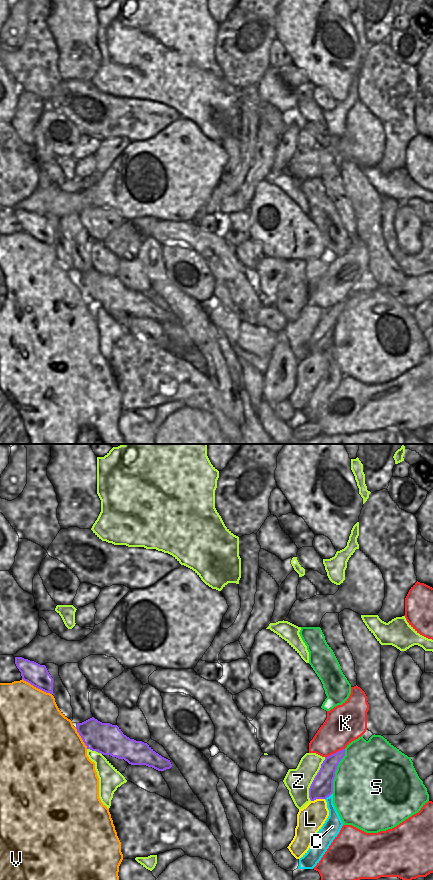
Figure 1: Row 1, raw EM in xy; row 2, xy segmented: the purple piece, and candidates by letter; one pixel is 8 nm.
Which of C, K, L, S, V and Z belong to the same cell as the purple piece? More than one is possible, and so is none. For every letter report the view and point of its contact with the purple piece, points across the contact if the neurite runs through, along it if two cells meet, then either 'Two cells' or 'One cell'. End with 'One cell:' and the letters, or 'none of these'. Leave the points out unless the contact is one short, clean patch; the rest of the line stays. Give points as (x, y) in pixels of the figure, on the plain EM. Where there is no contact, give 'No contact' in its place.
C: Touches purple at xy (328, 348). Boundary: xy (331, 345), (325, 351). Two cells
K: Touches purple at xy (334, 305). Boundary: xy (344, 300), (325, 309). Two cells
L: Touches purple at xy (317, 350). Two cells
S: Touches purple at xy (335, 323). Boundary: xy (345, 301), (345, 307), (335, 324), (331, 345). Two cells
V: Touches purple at xy (37, 239). Two cells
Z: Touches purple at xy (314, 331). Two cells
One cell: none of these

